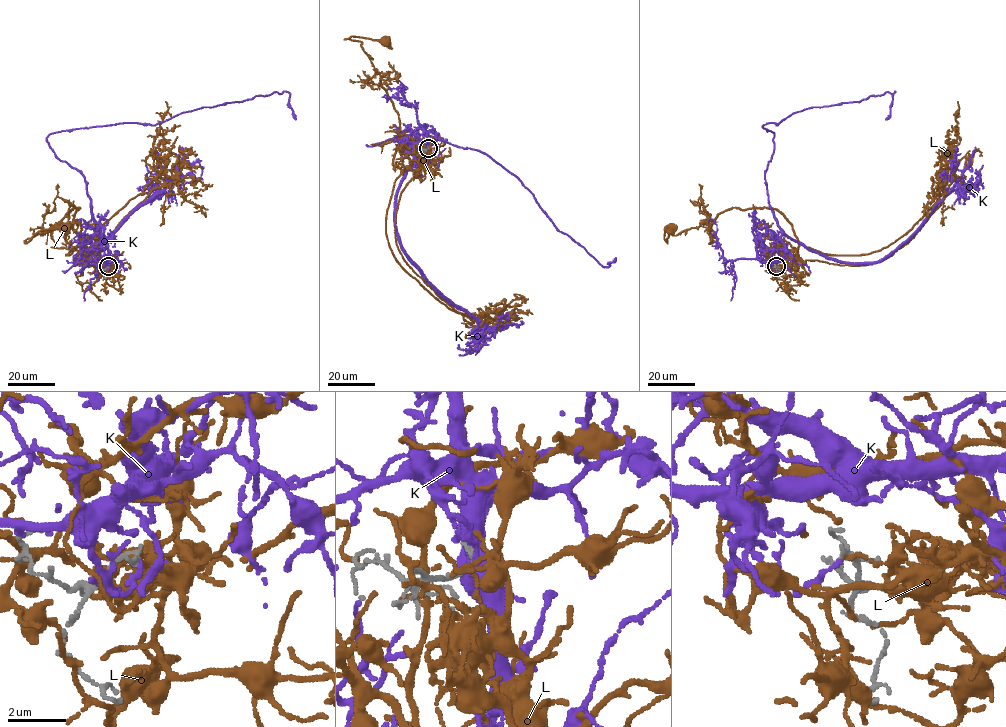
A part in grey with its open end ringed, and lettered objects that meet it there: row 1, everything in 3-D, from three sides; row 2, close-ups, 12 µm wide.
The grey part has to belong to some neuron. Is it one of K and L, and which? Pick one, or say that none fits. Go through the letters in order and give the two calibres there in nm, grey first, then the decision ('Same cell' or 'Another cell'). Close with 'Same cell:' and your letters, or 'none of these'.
K: Thickness 170 nm (grey) against 170 nm. Another cell
L: Thickness 200 nm (grey) against 120 nm. Another cell
Same cell: none of these

